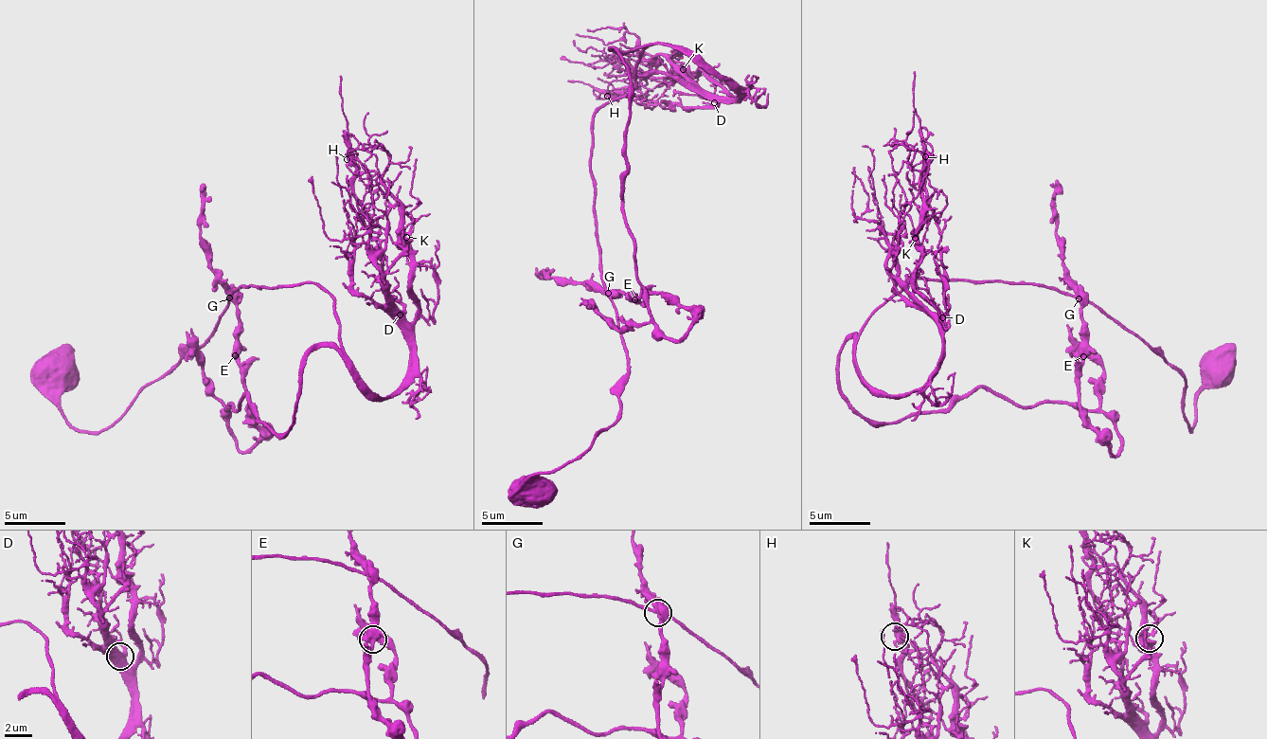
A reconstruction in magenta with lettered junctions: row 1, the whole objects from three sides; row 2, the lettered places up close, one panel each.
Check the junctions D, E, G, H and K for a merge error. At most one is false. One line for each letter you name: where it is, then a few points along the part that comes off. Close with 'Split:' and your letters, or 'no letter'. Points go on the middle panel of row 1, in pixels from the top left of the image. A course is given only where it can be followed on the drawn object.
Split: no letter

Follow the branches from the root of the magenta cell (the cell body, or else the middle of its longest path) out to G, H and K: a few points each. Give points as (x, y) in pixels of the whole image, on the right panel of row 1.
G: (1222, 366), (1201, 390), (1191, 430), (1183, 411), (1187, 388), (1176, 369), (1079, 297)
H: (1222, 366), (1191, 430), (1176, 369), (1091, 303), (906, 276), (857, 343), (876, 388), (942, 361), (925, 156)
K: (1222, 366), (1191, 430), (1176, 369), (1091, 303), (906, 276), (857, 343), (886, 395), (942, 361), (915, 238)

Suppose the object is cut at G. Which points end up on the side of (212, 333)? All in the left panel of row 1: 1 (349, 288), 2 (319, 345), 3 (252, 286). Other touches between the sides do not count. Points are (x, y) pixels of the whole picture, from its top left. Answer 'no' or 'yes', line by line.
1: no
2: no
3: yes

